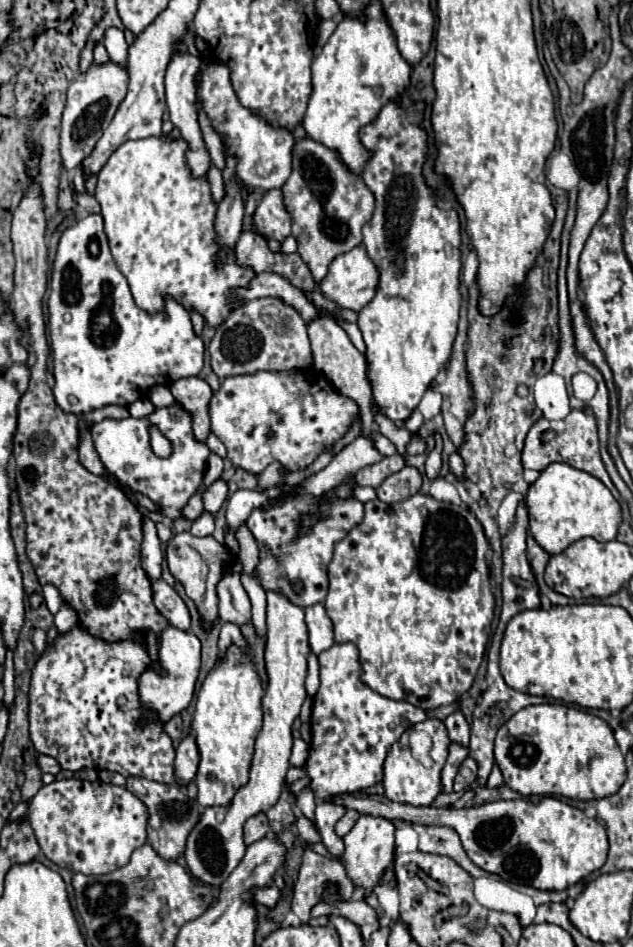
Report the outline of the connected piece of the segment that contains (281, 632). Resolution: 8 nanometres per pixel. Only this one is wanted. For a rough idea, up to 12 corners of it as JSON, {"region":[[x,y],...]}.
{"region":[[267,589],[267,685],[249,783],[207,807],[185,847],[221,885],[245,857],[245,821],[269,811],[307,697],[305,611]]}

